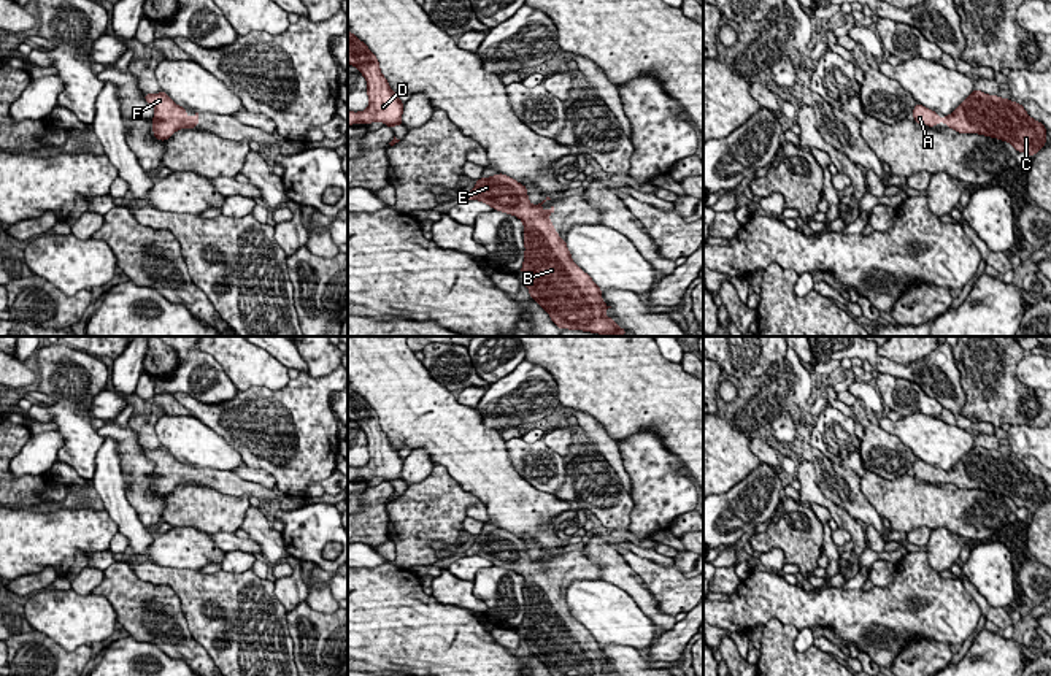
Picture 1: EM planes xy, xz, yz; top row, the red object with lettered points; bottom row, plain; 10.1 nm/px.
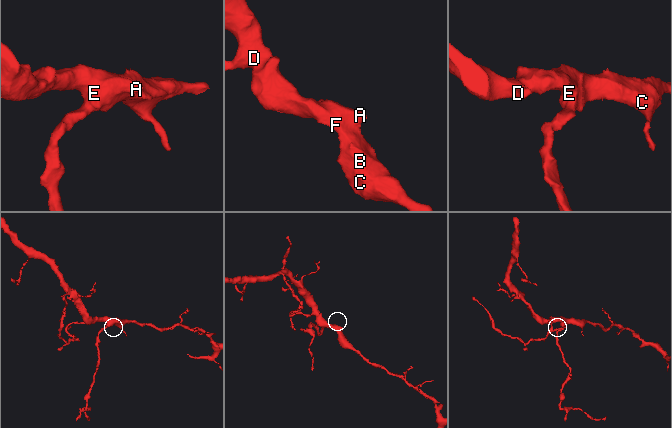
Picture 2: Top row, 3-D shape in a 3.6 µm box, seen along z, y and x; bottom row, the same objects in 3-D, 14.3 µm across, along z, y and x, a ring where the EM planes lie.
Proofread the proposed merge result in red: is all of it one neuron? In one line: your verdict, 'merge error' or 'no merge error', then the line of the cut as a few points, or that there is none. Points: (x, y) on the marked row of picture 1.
no merge error; no cut

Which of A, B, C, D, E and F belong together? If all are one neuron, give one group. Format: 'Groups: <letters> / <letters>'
Groups: A B C D E F

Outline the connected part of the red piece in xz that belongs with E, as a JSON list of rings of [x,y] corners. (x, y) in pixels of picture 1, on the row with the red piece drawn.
[[[495,175],[495,176],[491,176],[491,178],[481,178],[476,181],[476,186],[473,187],[472,192],[468,192],[465,195],[465,200],[479,200],[479,202],[484,202],[487,203],[492,209],[499,209],[502,213],[508,213],[508,214],[513,214],[516,217],[519,217],[522,222],[524,222],[524,246],[526,246],[526,252],[524,252],[524,263],[522,263],[522,268],[521,268],[521,273],[526,275],[526,279],[524,279],[524,284],[527,286],[529,292],[530,292],[530,297],[532,300],[535,300],[541,308],[545,308],[551,317],[551,321],[559,327],[559,328],[570,328],[570,330],[584,330],[584,332],[592,332],[592,333],[600,333],[603,336],[619,336],[619,335],[627,335],[627,332],[624,328],[621,328],[614,319],[610,319],[606,317],[603,313],[611,308],[608,305],[605,305],[602,302],[602,290],[599,289],[599,286],[591,279],[589,275],[586,275],[573,260],[572,260],[572,255],[570,255],[570,251],[567,249],[567,243],[565,240],[562,240],[557,232],[554,230],[554,225],[551,224],[551,219],[549,216],[554,213],[554,206],[551,206],[551,209],[541,209],[541,205],[546,202],[546,200],[551,200],[549,197],[546,197],[541,203],[538,205],[532,205],[529,202],[529,197],[527,197],[527,187],[519,184],[518,181],[514,181],[513,178],[506,176],[506,175]]]

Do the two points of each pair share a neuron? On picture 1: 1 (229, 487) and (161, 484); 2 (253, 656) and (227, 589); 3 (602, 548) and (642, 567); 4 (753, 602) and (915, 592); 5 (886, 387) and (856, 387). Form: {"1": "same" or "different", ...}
{"1": "same", "2": "same", "3": "different", "4": "same", "5": "different"}

